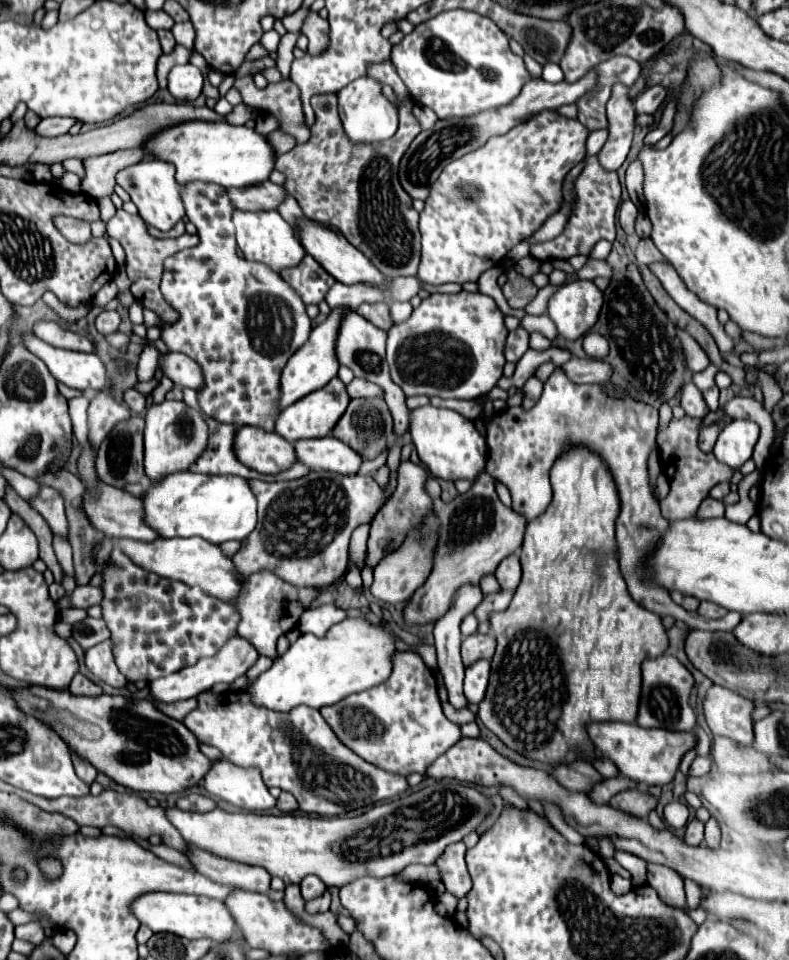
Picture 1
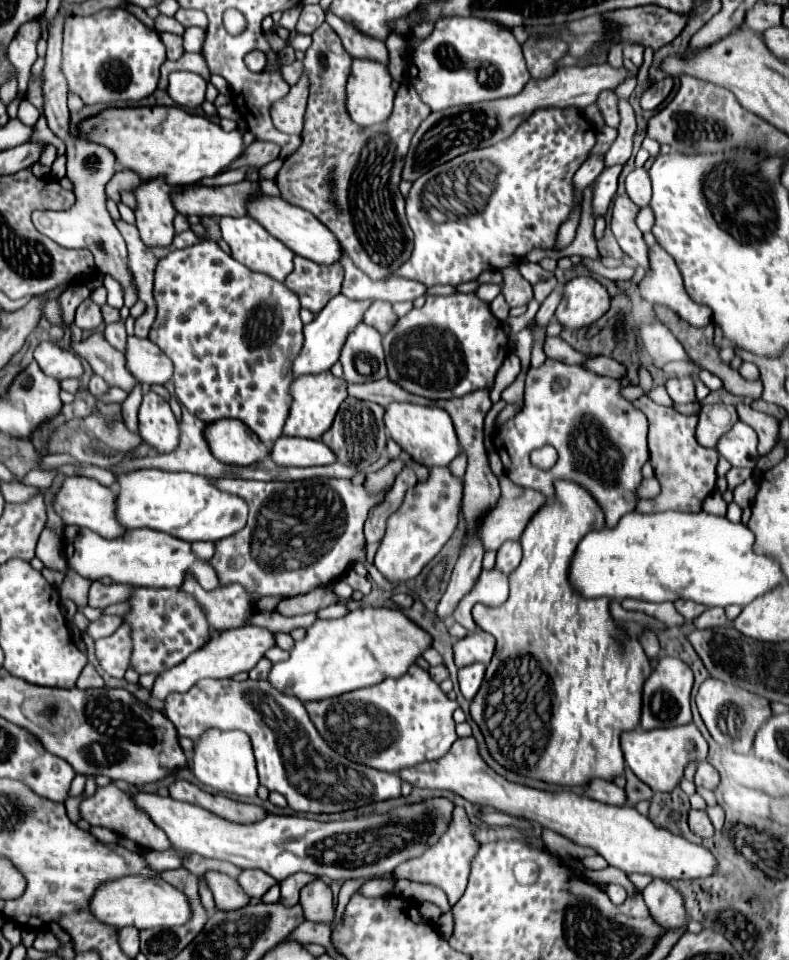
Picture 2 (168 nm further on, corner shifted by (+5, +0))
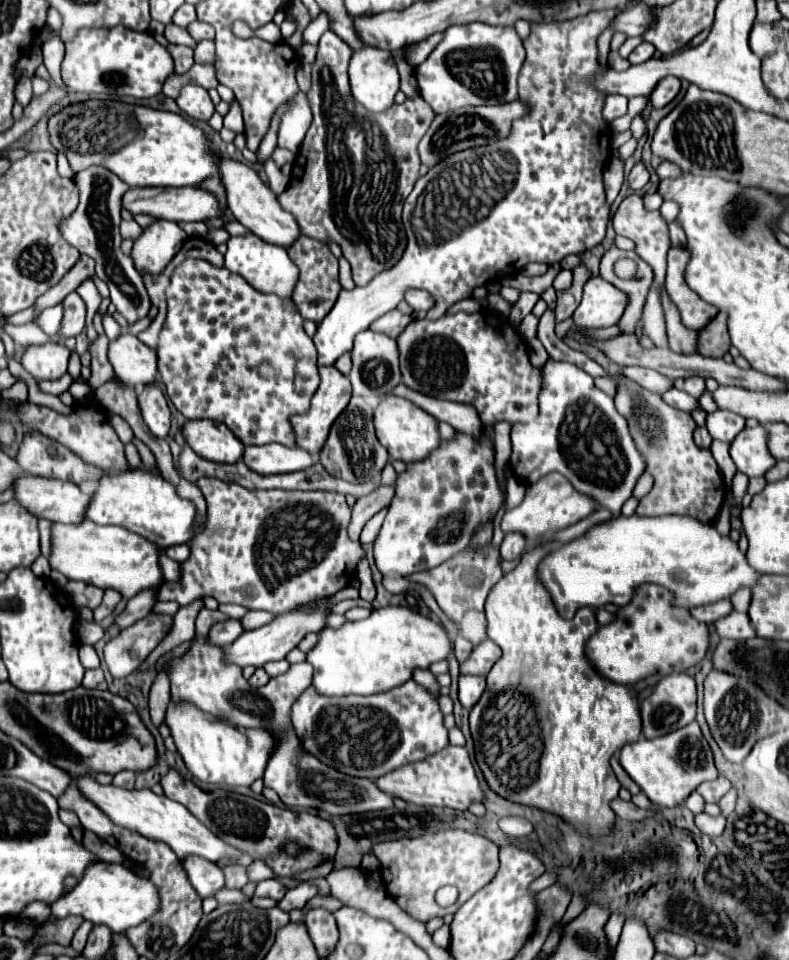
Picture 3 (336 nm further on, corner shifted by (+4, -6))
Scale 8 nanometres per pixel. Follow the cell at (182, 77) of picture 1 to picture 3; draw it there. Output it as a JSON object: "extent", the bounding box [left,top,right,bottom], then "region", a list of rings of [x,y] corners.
{"extent":[177,85,215,121],"region":[[[199,85],[183,87],[181,95],[177,97],[177,105],[183,113],[187,113],[189,117],[199,119],[199,121],[209,121],[211,115],[215,113],[215,105],[213,105],[209,93]]]}

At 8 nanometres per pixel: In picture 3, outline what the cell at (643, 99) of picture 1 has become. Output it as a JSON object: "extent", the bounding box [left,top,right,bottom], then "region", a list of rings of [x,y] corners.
{"extent":[649,77,681,109],"region":[[[667,77],[667,79],[659,81],[659,85],[657,85],[657,87],[653,89],[653,93],[649,95],[651,105],[653,105],[655,109],[665,107],[669,101],[675,99],[675,95],[679,93],[679,89],[681,89],[681,81],[679,81],[677,77]]]}

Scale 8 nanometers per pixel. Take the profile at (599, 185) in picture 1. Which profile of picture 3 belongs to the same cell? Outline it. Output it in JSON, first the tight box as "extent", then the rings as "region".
{"extent":[627,161,649,191],"region":[[[639,161],[639,163],[633,167],[633,171],[631,171],[631,175],[629,175],[627,181],[629,181],[631,189],[635,189],[635,191],[641,191],[641,189],[649,183],[649,171],[647,171],[647,167],[645,167],[643,161]]]}

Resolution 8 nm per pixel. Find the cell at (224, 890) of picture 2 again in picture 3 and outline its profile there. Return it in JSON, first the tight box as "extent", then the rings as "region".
{"extent":[183,857,225,897],"region":[[[187,857],[183,869],[201,897],[211,897],[215,891],[225,887],[223,871],[215,863],[203,861],[203,857]]]}

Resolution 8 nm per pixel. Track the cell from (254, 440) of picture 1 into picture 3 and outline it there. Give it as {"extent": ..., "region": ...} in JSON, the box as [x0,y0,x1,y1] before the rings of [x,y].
{"extent":[181,421,243,463],"region":[[[185,421],[181,435],[203,459],[215,463],[237,463],[243,457],[243,443],[219,421]]]}

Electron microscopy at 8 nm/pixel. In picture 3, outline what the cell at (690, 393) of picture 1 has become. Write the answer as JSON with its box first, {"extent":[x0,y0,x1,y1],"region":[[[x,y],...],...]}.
{"extent":[675,377,705,397],"region":[[[687,377],[687,379],[677,379],[675,387],[689,393],[691,397],[701,397],[705,393],[705,379],[703,377]]]}

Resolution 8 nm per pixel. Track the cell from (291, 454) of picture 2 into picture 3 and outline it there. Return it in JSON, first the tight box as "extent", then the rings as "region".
{"extent":[243,443,313,475],"region":[[[271,443],[263,447],[245,447],[243,463],[255,473],[275,475],[275,473],[291,473],[291,471],[311,467],[313,455],[297,447],[289,449],[289,447]]]}

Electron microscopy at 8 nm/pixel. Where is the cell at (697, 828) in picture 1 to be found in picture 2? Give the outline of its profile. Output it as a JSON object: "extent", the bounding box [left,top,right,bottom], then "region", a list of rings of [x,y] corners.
{"extent":[688,811,714,837],"region":[[[690,811],[688,815],[688,825],[690,825],[690,831],[696,833],[698,837],[712,837],[714,835],[714,829],[712,829],[712,823],[706,815],[706,811]]]}

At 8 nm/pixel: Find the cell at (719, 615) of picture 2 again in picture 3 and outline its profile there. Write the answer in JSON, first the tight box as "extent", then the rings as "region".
{"extent":[715,611,755,641],"region":[[[733,611],[731,615],[719,619],[715,623],[719,637],[727,637],[727,639],[737,639],[737,641],[747,641],[751,637],[755,637],[755,629],[749,621],[747,613],[739,613]]]}

